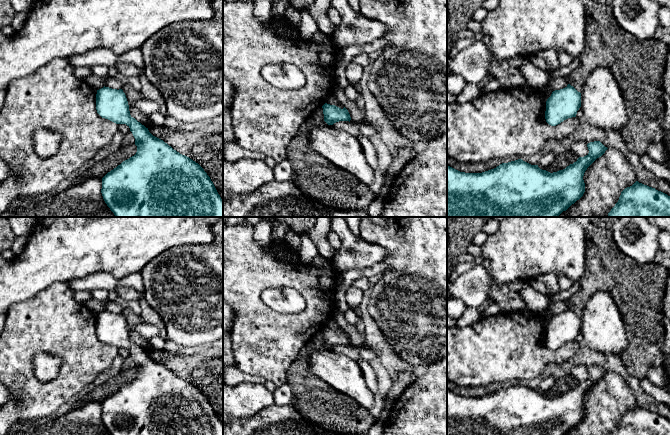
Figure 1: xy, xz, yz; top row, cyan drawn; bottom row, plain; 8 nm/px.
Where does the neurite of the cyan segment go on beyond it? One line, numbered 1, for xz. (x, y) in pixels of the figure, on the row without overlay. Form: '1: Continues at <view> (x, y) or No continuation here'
1: No continuation here

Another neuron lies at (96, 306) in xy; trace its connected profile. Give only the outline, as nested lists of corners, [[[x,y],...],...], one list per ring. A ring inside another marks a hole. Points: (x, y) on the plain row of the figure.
[[[91,298],[85,303],[85,306],[95,314],[103,312],[106,308],[106,305],[107,301],[99,301],[93,298]]]

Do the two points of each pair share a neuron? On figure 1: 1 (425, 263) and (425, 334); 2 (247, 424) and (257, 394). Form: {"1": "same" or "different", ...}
{"1": "same", "2": "different"}

